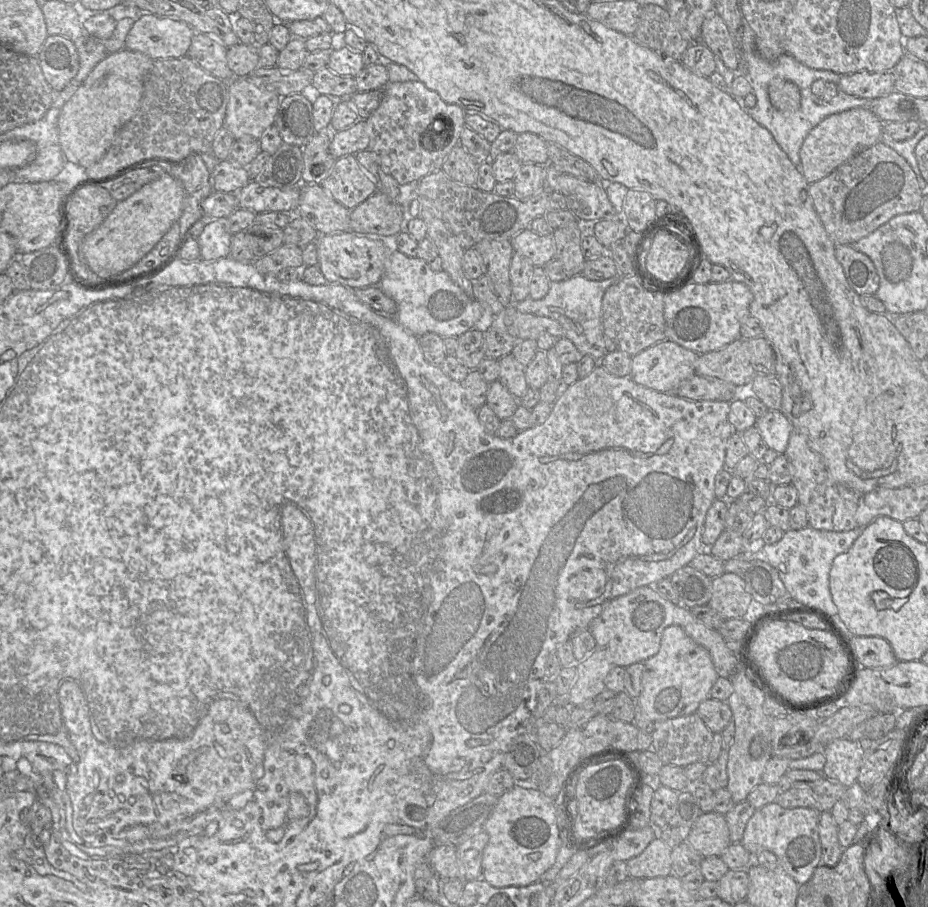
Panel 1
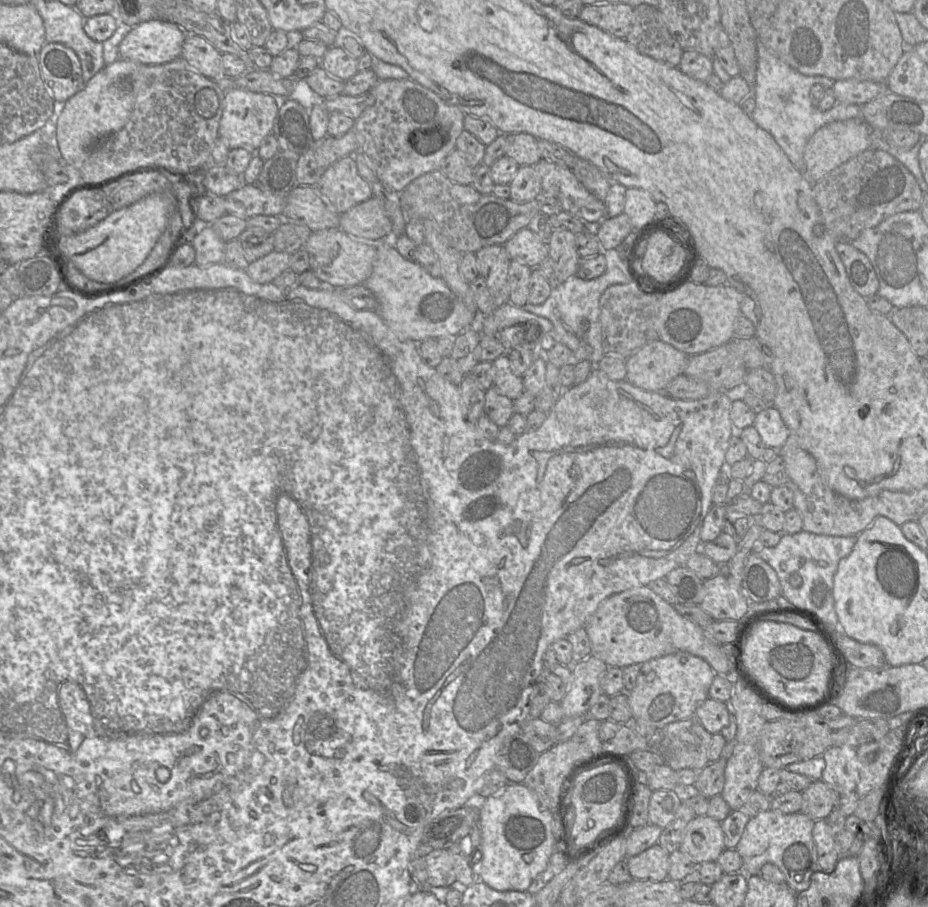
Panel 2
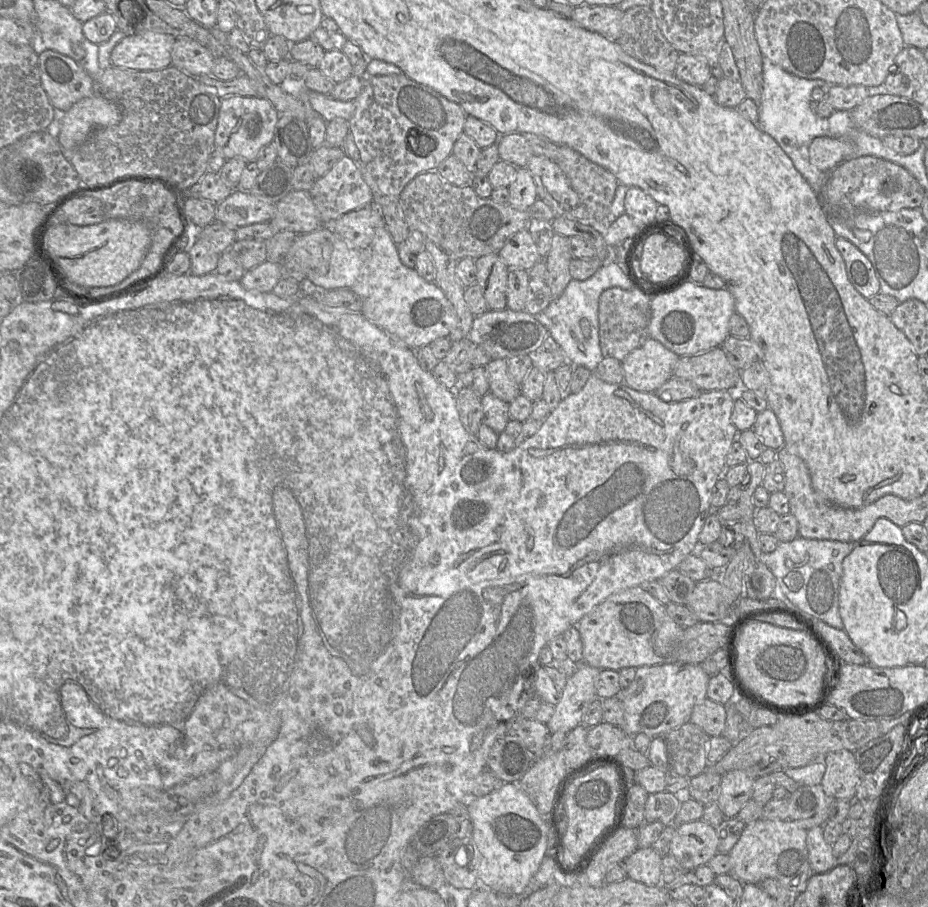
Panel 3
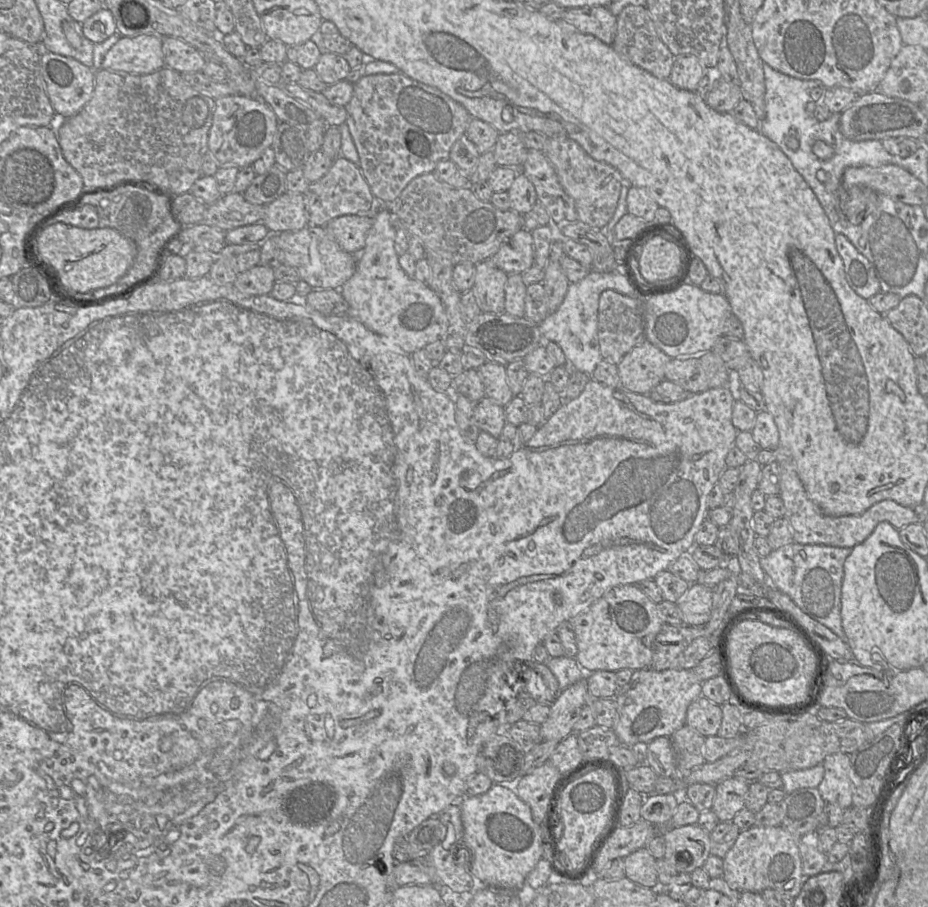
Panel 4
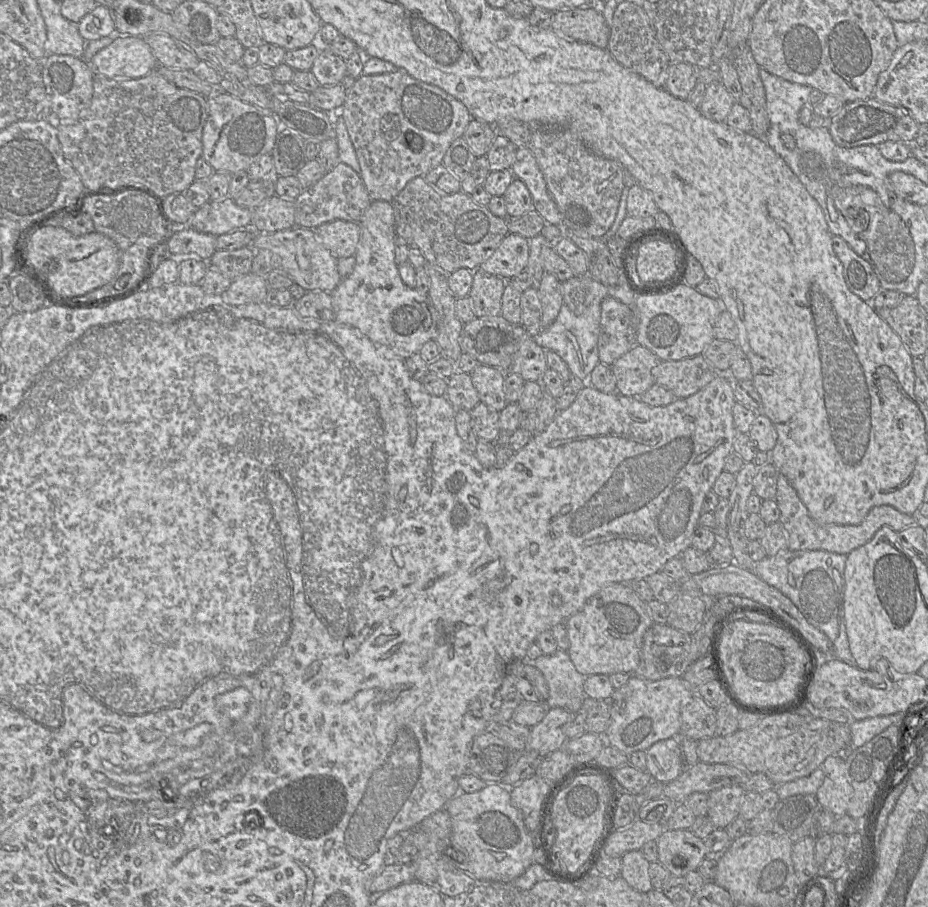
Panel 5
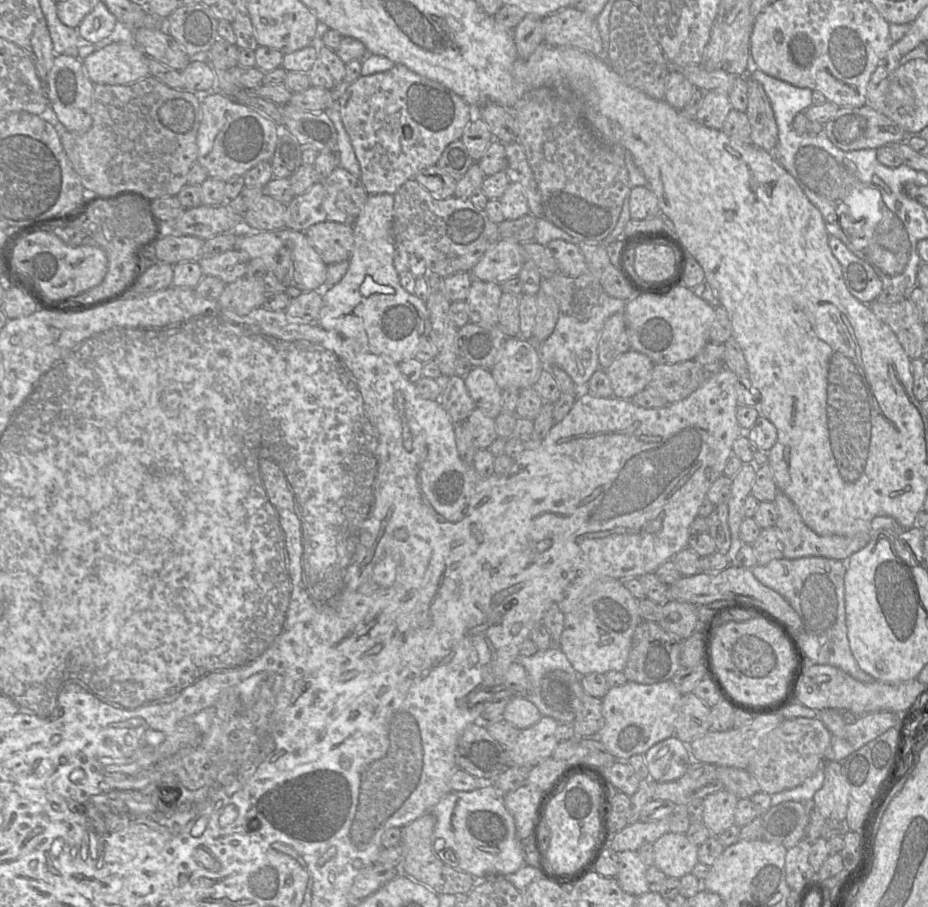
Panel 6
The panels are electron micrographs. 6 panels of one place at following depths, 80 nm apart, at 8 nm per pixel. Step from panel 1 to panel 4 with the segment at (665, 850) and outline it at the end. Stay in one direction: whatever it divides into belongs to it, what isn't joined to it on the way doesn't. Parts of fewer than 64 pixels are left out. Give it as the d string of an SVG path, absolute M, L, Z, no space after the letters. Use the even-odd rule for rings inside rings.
M646 847L639 848L624 858L625 876L640 885L659 889L656 860Z

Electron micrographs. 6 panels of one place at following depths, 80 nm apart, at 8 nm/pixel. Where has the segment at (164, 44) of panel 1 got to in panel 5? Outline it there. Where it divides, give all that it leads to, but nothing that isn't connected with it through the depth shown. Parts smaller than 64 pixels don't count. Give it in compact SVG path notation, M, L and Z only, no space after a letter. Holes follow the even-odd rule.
M132 35L119 36L90 62L94 74L118 80L144 77L158 65L145 37Z

